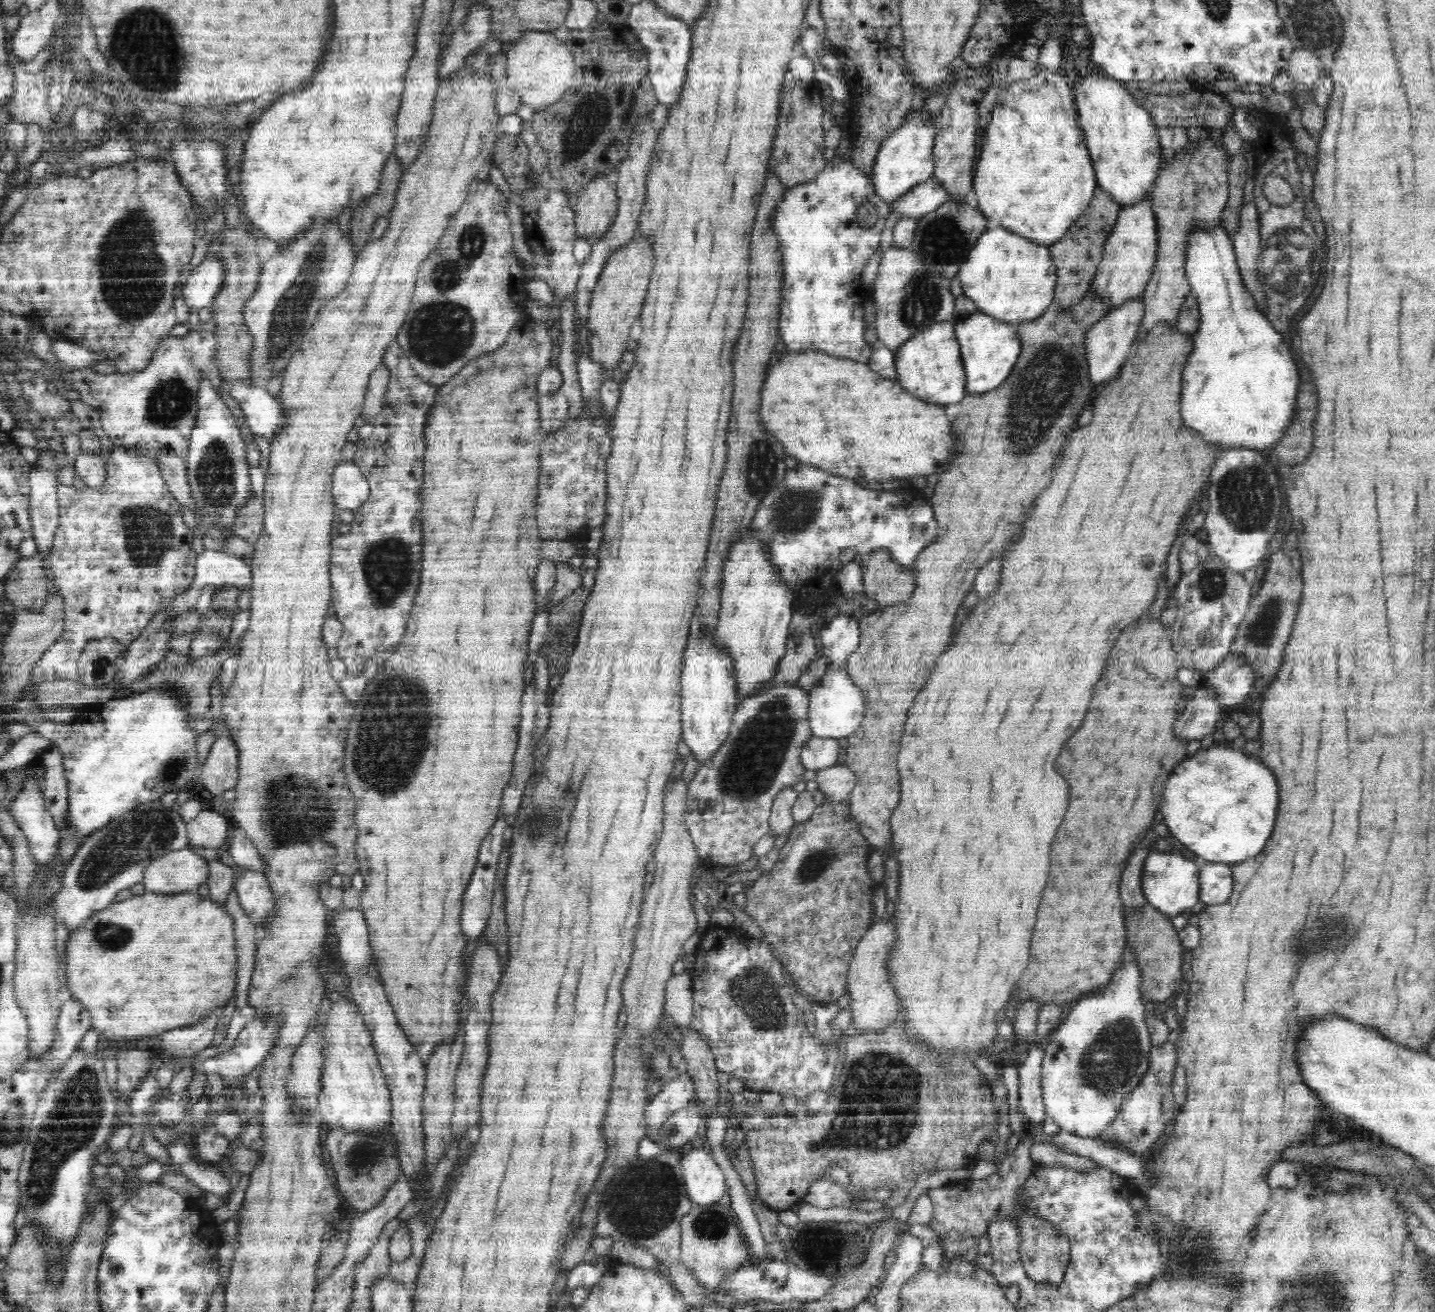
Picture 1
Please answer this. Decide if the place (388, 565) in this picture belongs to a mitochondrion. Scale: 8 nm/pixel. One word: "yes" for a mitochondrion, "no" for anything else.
yes

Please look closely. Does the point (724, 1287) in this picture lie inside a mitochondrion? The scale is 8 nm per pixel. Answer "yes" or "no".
no

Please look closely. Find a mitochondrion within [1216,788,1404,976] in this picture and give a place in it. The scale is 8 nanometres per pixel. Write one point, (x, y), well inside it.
(1295, 939)

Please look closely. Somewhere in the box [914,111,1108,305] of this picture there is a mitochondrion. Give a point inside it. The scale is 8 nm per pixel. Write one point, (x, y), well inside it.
(943, 240)

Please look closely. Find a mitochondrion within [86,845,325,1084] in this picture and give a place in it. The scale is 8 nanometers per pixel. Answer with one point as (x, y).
(105, 935)

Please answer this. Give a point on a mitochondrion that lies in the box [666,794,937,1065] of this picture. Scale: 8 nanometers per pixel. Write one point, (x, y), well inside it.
(756, 994)

